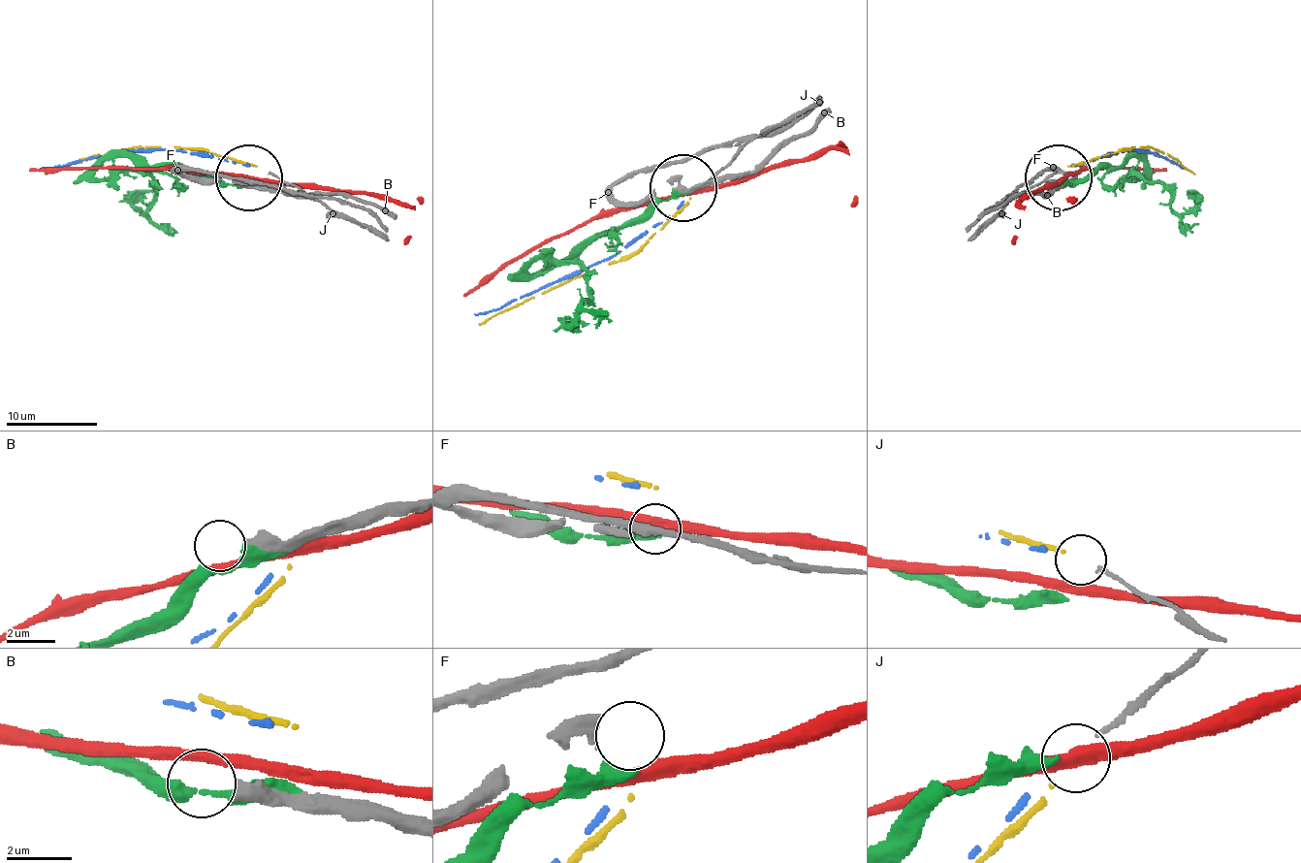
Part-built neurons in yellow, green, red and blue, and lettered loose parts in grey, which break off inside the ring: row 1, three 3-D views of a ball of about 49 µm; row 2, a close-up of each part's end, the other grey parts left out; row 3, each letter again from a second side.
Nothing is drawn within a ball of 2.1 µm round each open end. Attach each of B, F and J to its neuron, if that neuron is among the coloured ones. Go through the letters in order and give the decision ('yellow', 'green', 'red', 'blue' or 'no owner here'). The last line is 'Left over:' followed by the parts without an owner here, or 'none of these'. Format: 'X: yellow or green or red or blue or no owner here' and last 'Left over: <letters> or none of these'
B: no owner here
F: green
J: yellow
Left over: B

